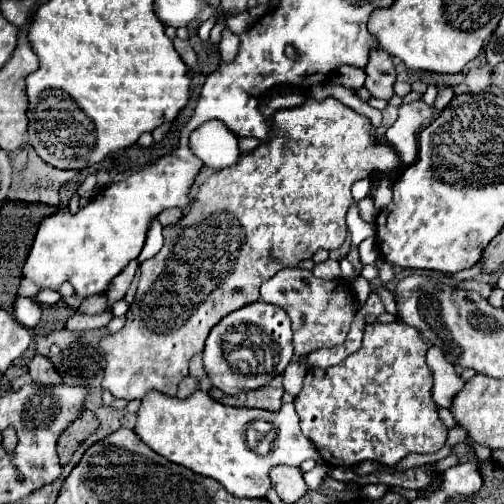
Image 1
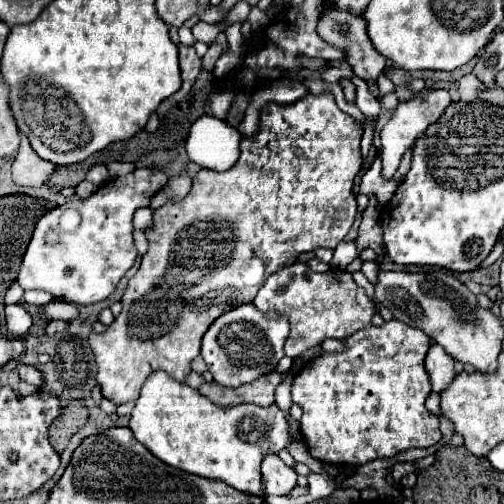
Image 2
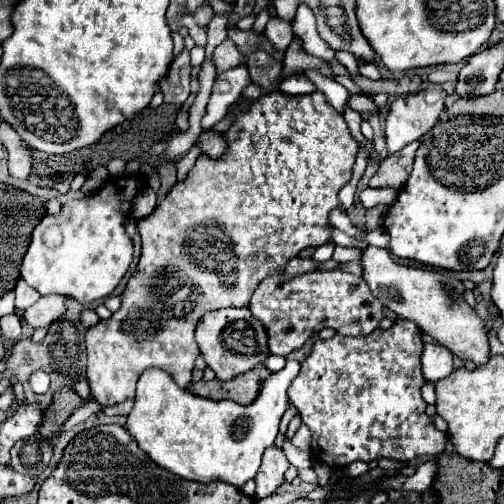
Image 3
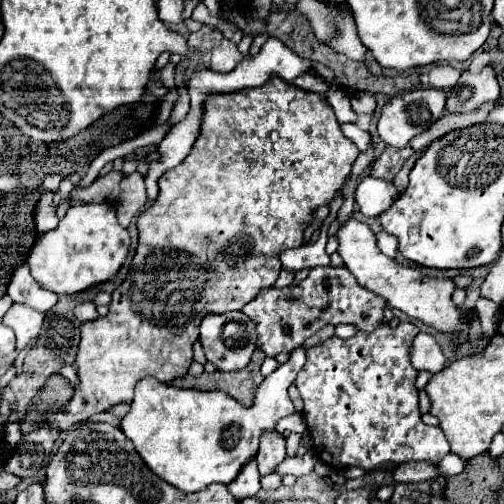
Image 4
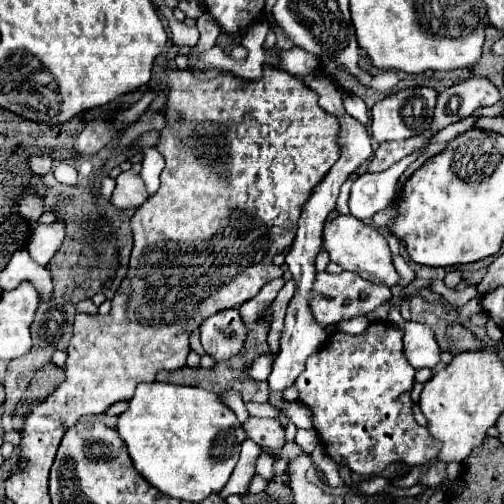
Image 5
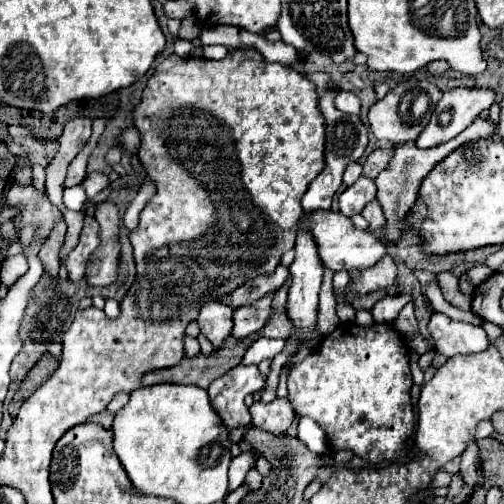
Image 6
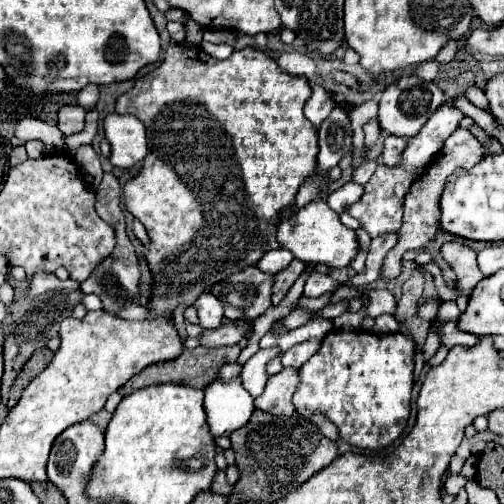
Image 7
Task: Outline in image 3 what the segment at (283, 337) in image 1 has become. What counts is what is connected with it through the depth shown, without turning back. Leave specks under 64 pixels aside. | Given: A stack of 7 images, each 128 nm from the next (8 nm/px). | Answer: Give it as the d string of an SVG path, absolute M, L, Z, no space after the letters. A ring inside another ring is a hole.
M226 308L216 312L206 312L196 328L196 342L206 364L216 372L218 380L230 380L244 374L246 370L264 364L268 356L264 326L248 312L248 308Z

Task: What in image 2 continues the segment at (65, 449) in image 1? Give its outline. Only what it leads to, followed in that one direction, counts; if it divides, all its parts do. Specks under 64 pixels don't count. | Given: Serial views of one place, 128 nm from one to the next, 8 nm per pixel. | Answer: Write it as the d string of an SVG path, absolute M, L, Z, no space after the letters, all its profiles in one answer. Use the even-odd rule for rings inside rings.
M72 400L66 408L62 408L62 414L52 422L48 432L52 448L56 452L62 452L68 444L68 438L72 438L76 430L84 426L86 418L88 418L88 408L78 400Z

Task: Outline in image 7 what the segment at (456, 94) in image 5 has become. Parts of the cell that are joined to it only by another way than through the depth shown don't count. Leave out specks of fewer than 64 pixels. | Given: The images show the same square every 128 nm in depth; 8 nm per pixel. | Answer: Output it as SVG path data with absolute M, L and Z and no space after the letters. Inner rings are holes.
M442 104L424 124L424 128L408 138L408 144L400 156L400 162L396 166L386 166L382 160L378 160L378 168L374 172L374 176L370 178L370 182L364 186L364 194L360 196L358 202L350 204L346 208L346 212L356 218L360 222L360 226L370 234L370 238L376 236L384 236L384 234L396 234L400 224L402 224L402 202L404 202L404 194L408 192L408 188L414 182L414 176L418 176L428 164L430 160L436 156L436 152L440 152L444 140L458 128L460 120L464 116L452 108L450 104Z

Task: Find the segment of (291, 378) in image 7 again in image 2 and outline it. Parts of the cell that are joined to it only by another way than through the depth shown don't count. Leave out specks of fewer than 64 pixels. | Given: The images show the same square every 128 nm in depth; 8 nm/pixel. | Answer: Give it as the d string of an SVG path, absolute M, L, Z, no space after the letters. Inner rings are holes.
M268 454L262 460L262 498L286 496L296 486L296 472L286 466L276 454Z

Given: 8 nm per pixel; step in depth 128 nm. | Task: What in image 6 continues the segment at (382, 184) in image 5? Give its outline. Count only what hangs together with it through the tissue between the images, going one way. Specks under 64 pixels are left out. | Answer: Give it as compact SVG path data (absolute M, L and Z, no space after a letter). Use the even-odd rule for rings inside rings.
M358 178L352 186L348 186L340 198L338 198L338 208L344 216L354 216L358 214L368 200L372 200L372 196L376 196L376 184L370 178Z

